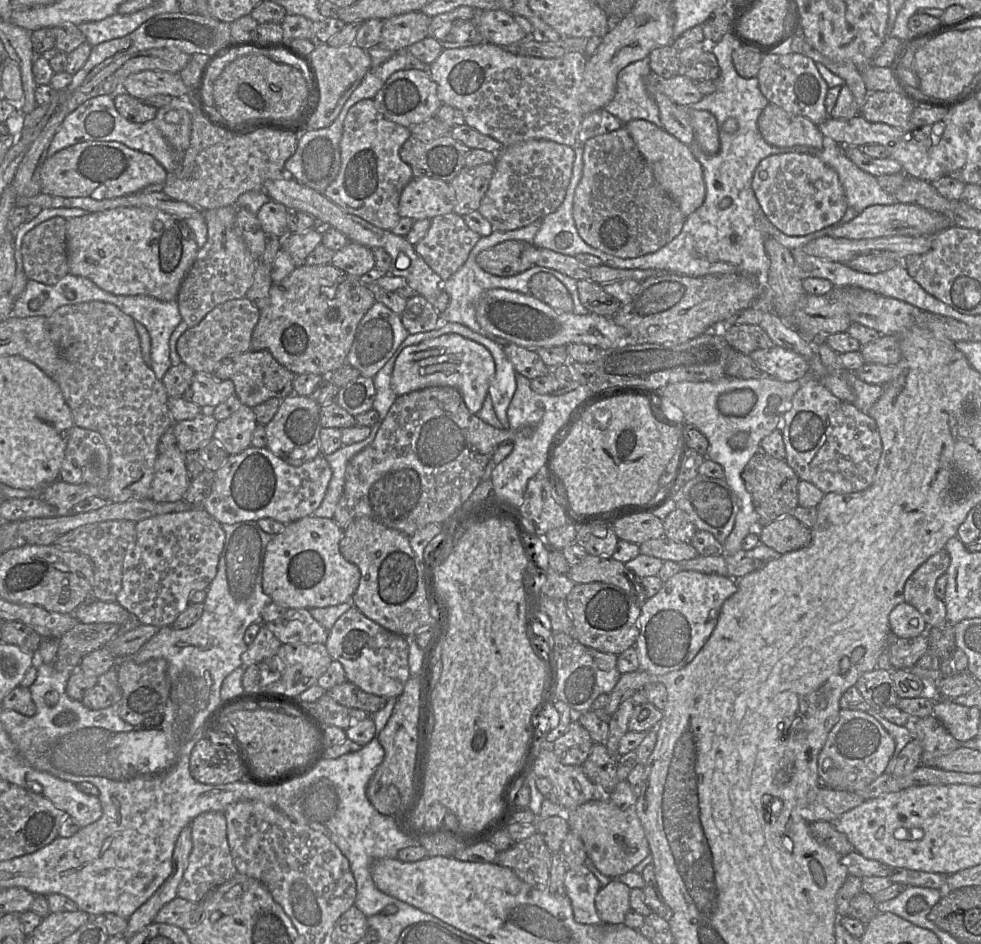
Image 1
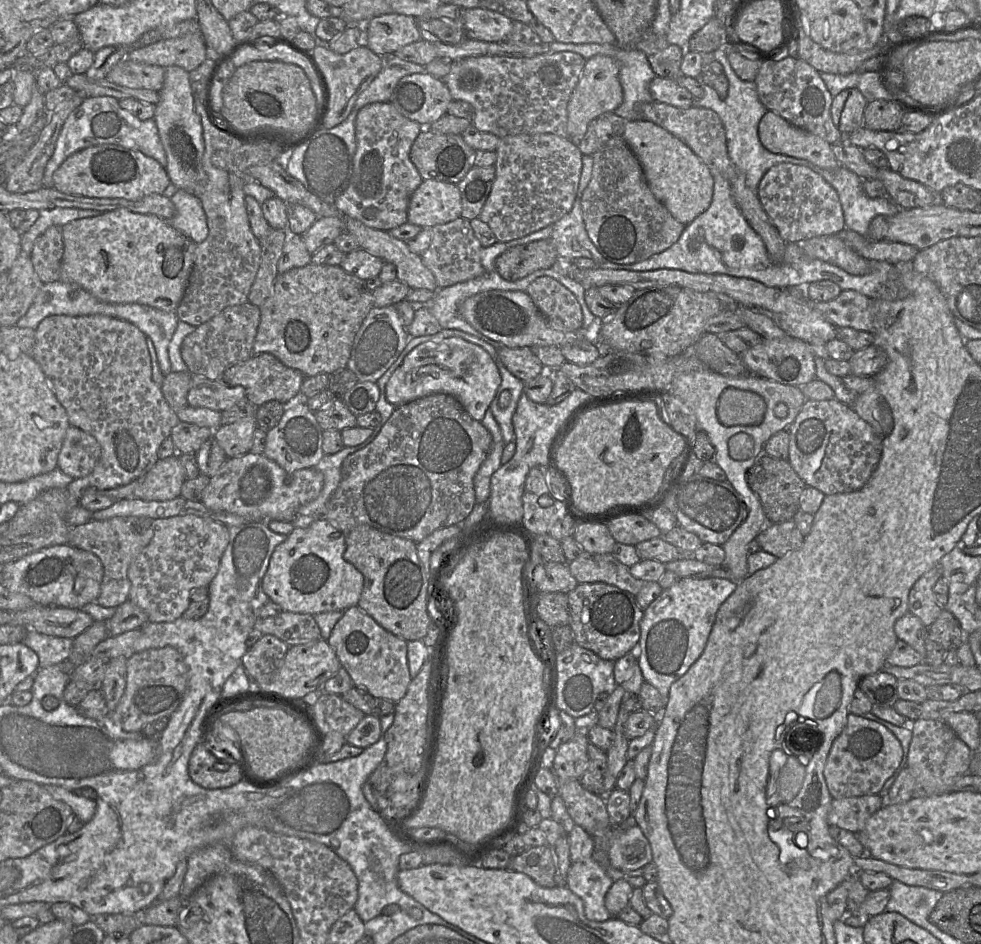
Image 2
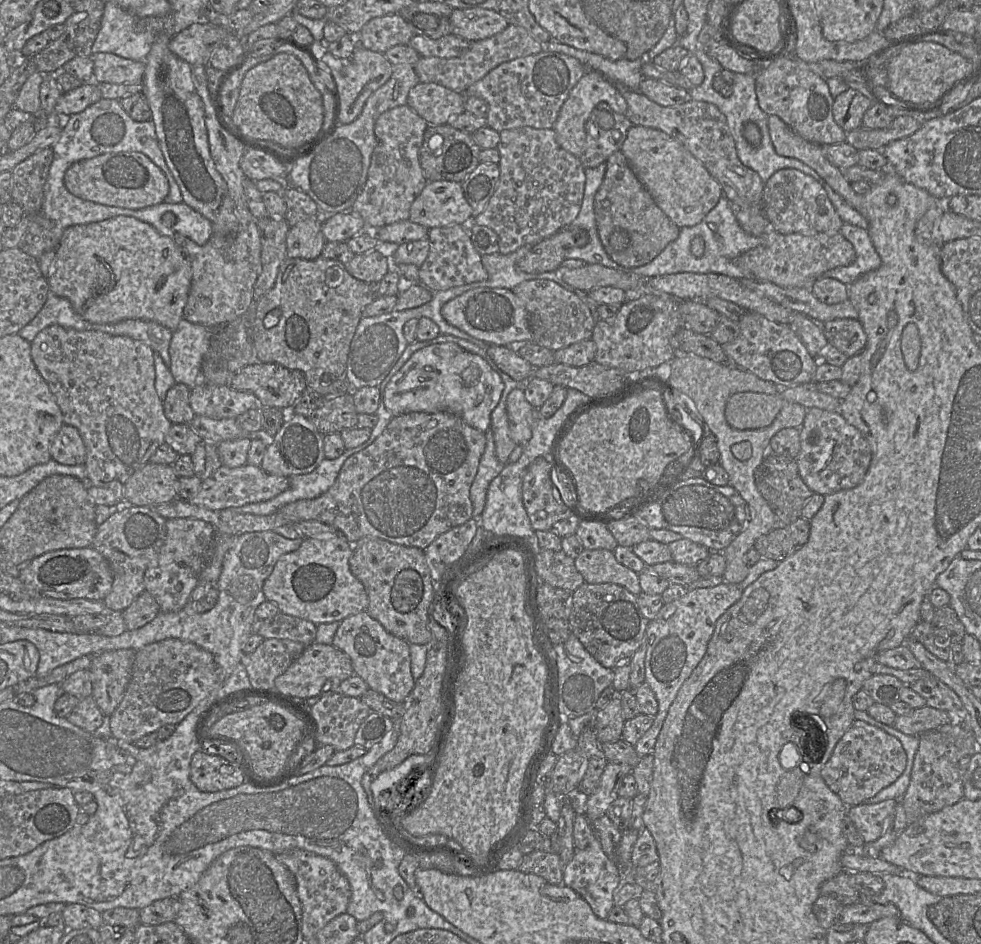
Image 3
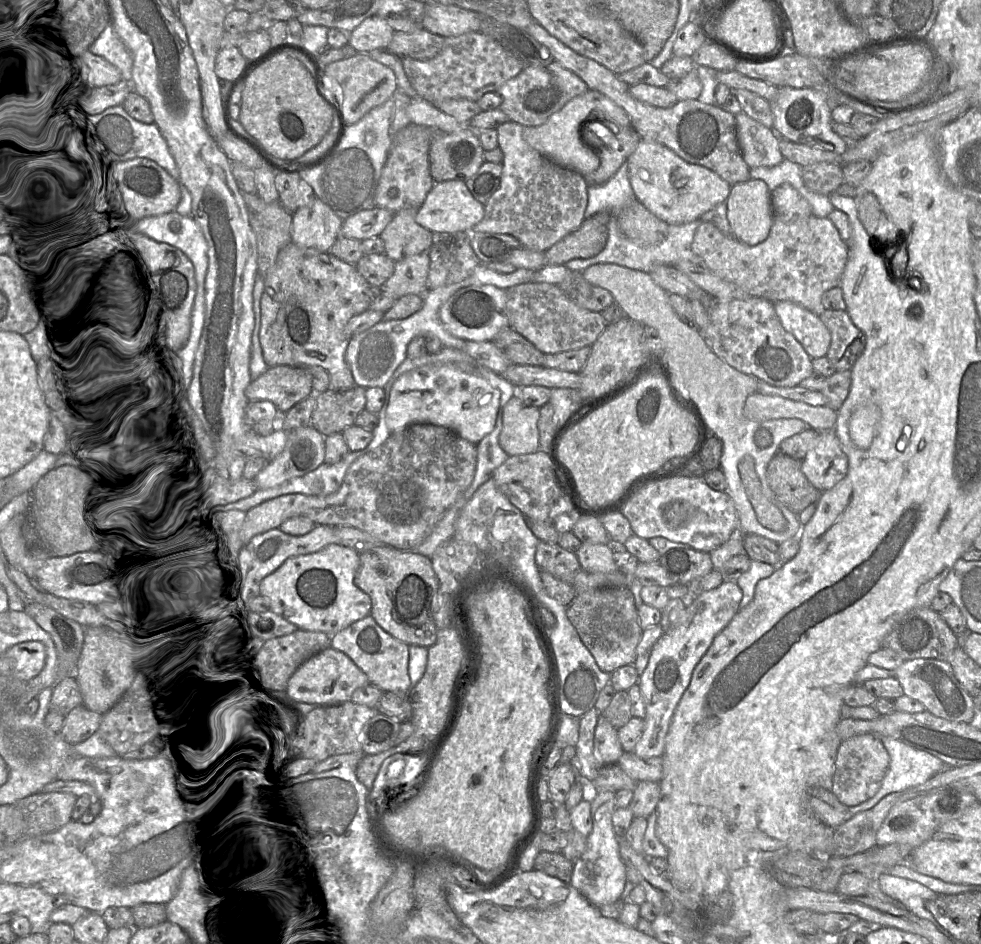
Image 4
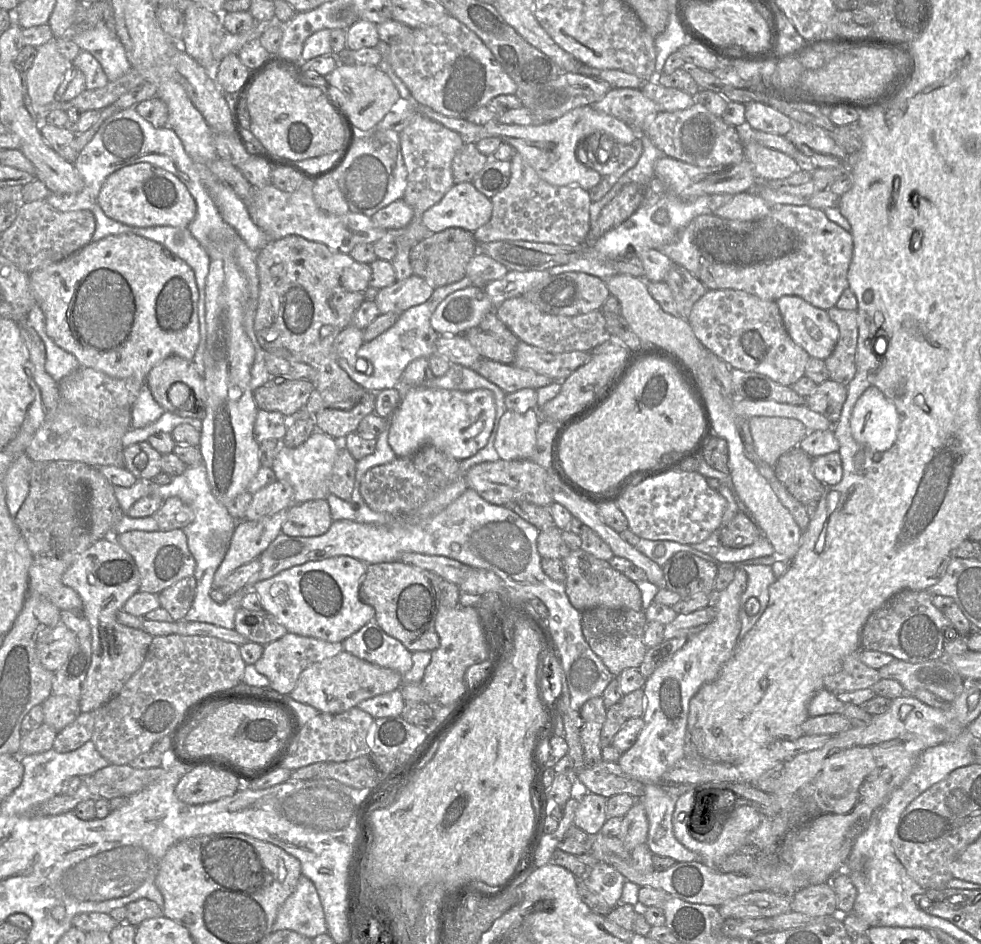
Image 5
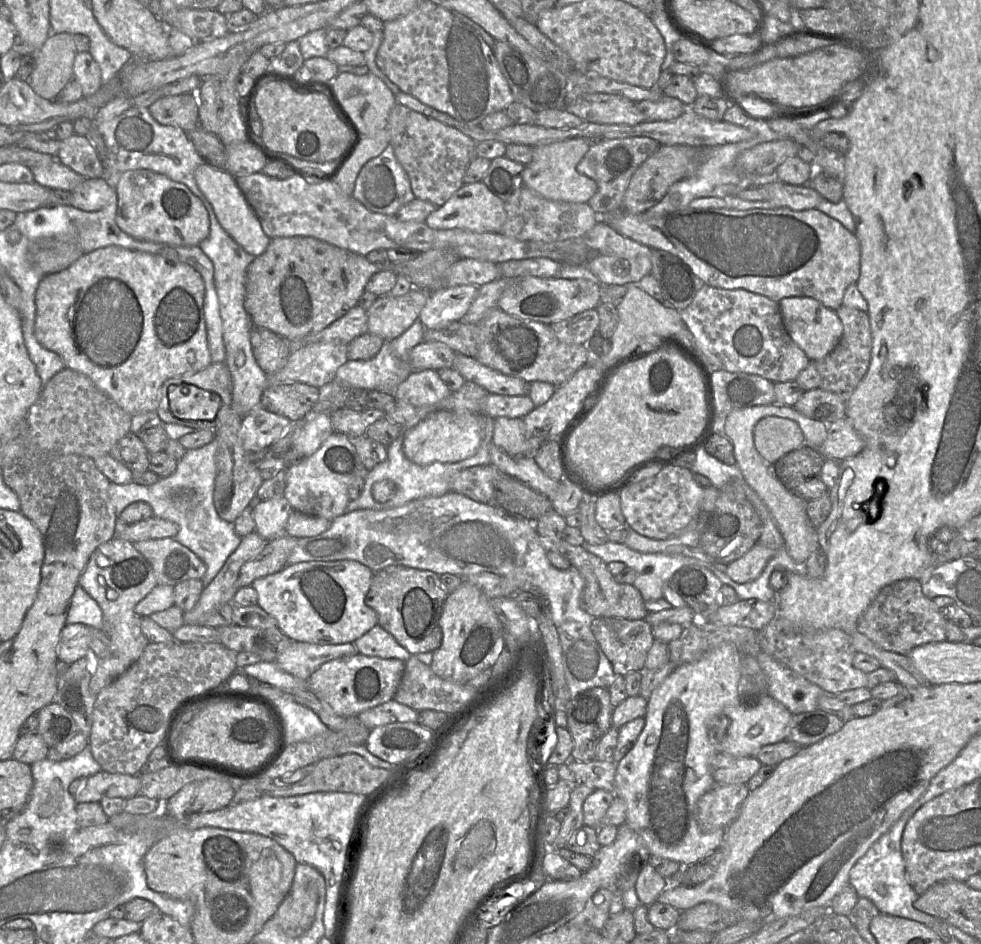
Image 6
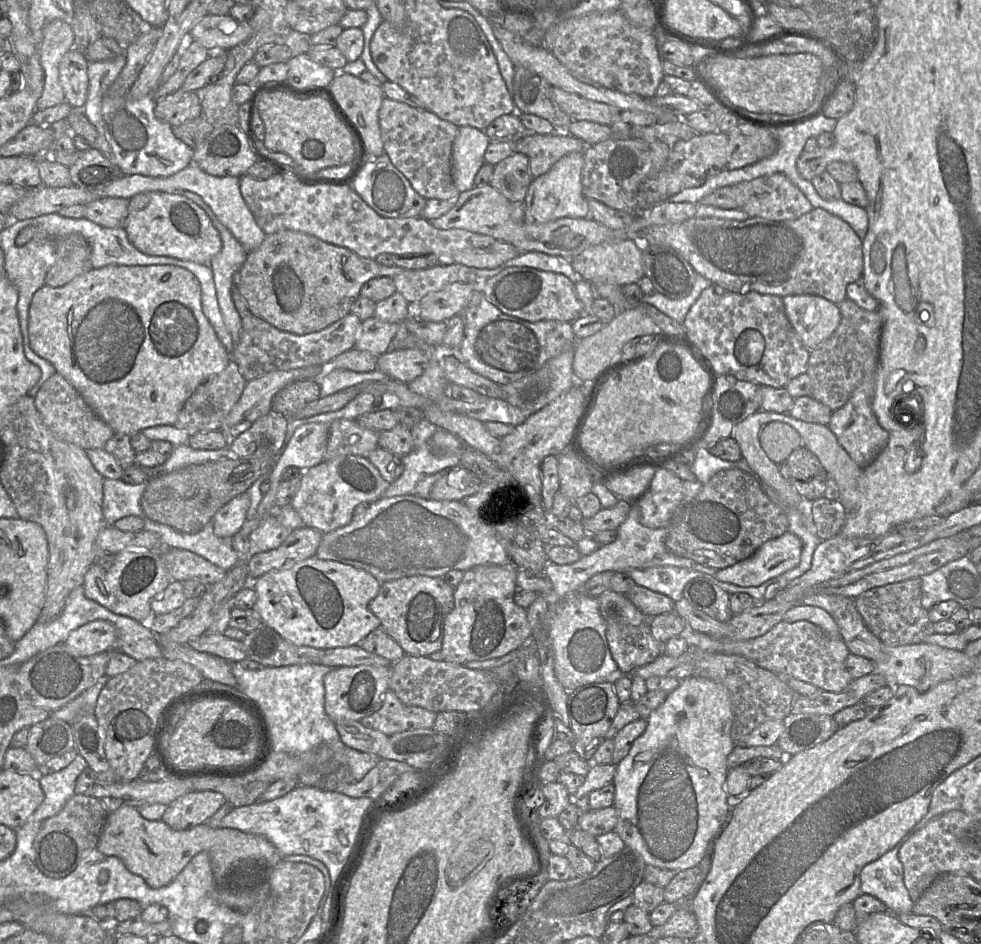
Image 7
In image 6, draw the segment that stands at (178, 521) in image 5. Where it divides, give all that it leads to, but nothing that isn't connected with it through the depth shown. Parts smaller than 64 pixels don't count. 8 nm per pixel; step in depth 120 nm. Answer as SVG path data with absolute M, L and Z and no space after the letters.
M152 516L140 522L128 524L126 529L116 536L134 543L151 539L174 538L178 531L179 526L176 523Z

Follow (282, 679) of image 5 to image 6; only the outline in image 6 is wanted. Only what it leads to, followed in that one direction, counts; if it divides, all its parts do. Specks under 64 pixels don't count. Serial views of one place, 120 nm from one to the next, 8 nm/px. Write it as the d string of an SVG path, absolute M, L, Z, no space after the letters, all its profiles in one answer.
M291 641L275 663L300 680L307 680L322 664L359 653L353 643L313 644Z

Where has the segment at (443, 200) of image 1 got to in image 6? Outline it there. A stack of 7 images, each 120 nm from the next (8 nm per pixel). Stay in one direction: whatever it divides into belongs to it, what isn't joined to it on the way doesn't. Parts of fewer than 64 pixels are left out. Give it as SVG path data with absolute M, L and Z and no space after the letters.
M482 182L464 184L442 206L429 214L425 223L432 229L464 229L474 233L499 233L506 221L504 201Z

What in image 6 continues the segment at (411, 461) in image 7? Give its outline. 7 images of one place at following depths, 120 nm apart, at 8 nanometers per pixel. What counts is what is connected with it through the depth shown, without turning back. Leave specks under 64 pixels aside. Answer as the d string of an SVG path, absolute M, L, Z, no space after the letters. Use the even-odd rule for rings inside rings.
M485 416L485 420L483 438L477 452L469 458L453 463L434 462L428 465L418 465L413 463L404 454L404 433L402 433L389 446L387 446L387 459L367 472L364 477L363 490L357 499L349 501L347 512L359 509L386 510L402 506L416 499L442 496L450 492L452 480L462 470L474 466L491 464L489 445L493 439L494 418ZM384 479L393 481L397 486L397 492L390 500L379 503L376 502L372 496L372 486L376 482Z

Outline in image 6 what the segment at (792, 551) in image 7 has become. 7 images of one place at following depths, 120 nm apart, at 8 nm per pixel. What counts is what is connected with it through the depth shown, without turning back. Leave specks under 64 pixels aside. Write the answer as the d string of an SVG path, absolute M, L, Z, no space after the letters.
M755 543L742 557L727 564L725 572L736 583L753 581L774 555L774 549Z

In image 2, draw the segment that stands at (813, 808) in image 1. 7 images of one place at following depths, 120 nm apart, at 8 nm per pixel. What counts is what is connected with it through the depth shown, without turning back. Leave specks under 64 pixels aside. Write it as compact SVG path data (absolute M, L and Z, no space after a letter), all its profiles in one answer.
M872 794L859 797L833 798L828 814L829 825L859 833L866 821L886 803L886 796Z

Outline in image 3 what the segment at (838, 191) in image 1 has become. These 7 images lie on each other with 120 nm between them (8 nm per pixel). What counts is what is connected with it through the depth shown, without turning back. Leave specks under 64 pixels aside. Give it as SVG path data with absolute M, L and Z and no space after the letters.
M796 169L778 170L767 180L762 192L762 211L770 229L781 234L837 234L843 225L822 185Z

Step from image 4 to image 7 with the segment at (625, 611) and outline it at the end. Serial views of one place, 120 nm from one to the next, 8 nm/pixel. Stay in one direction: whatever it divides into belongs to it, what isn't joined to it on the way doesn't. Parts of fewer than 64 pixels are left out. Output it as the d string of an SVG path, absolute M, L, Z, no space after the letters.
M648 621L640 625L606 624L605 635L611 656L624 674L651 663L662 653Z

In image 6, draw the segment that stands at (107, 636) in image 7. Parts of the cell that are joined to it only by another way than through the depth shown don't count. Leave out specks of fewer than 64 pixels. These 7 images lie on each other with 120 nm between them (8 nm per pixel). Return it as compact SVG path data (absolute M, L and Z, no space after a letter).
M66 624L60 634L57 657L60 663L71 664L91 653L91 627L82 624Z

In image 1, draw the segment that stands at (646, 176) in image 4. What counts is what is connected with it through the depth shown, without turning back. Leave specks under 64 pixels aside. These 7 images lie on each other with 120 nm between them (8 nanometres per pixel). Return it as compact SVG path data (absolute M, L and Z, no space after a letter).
M632 120L623 125L638 150L652 169L660 187L670 196L686 218L698 209L705 199L705 184L700 163L689 147L670 135L662 127L645 120Z

